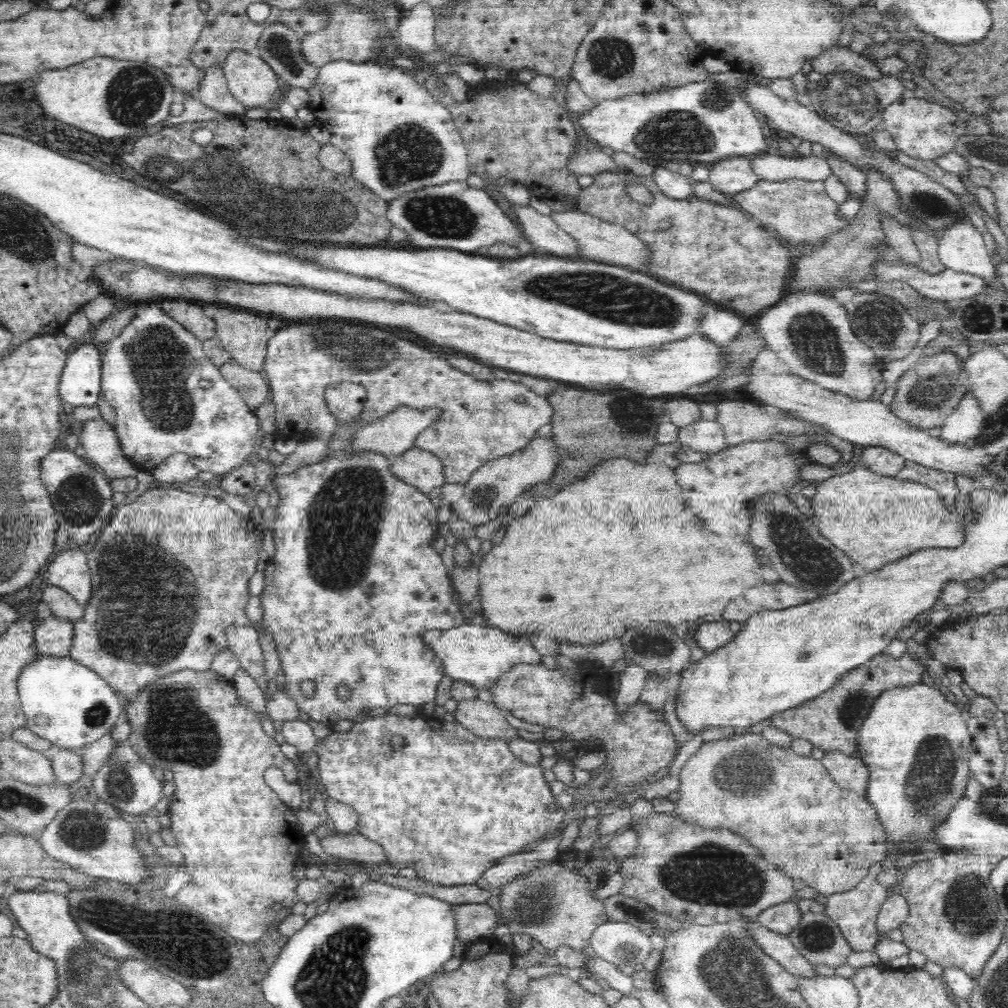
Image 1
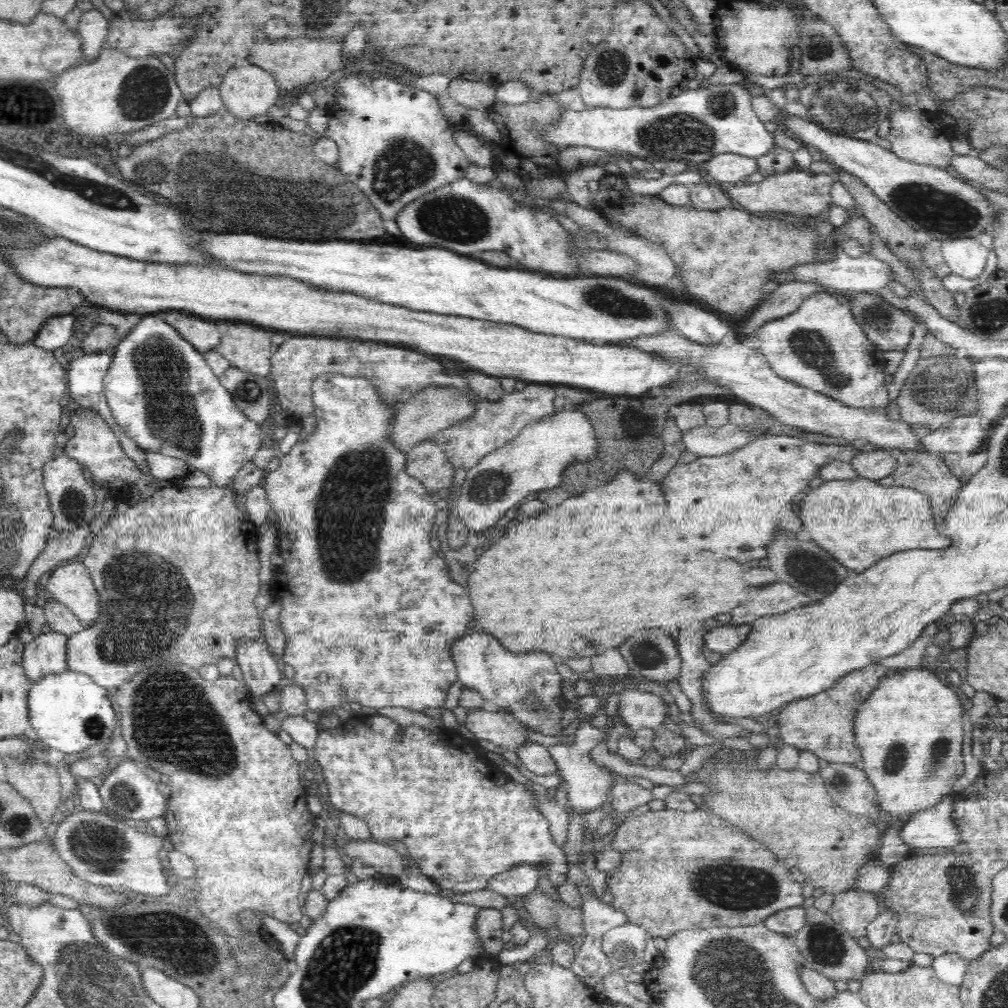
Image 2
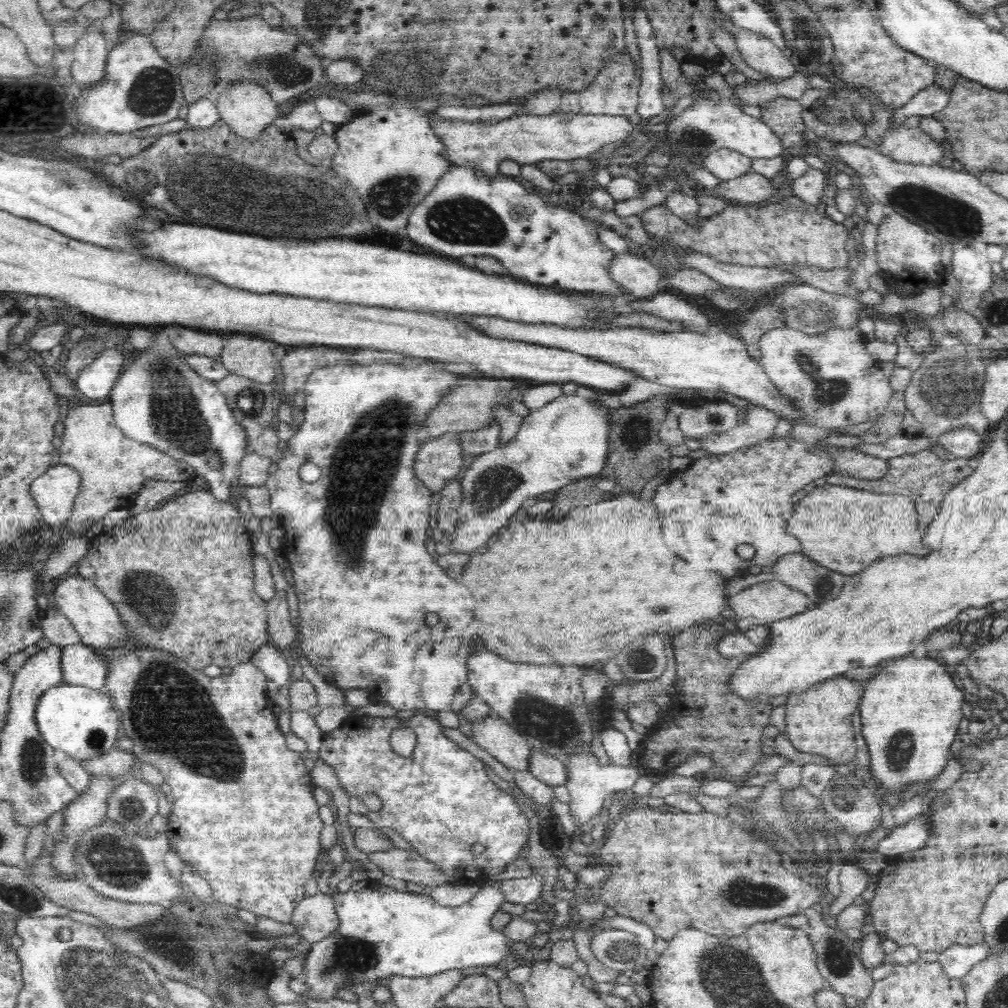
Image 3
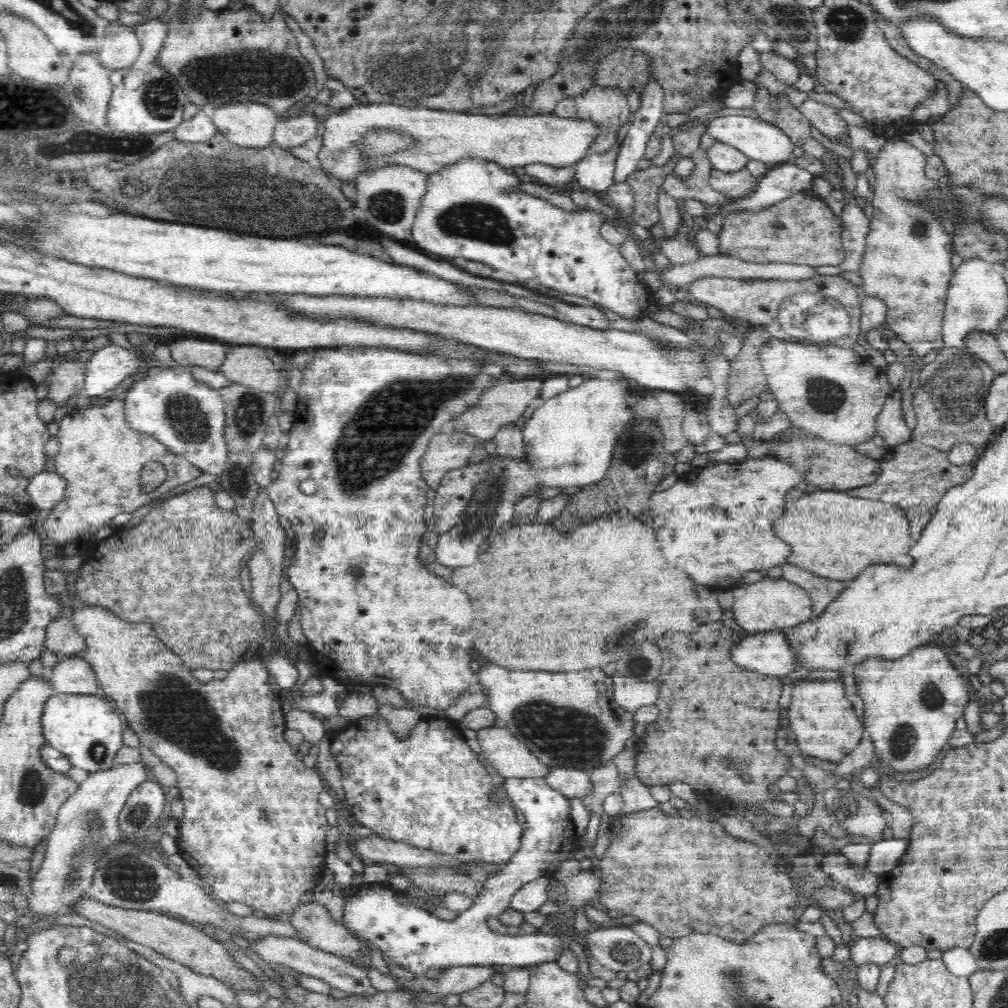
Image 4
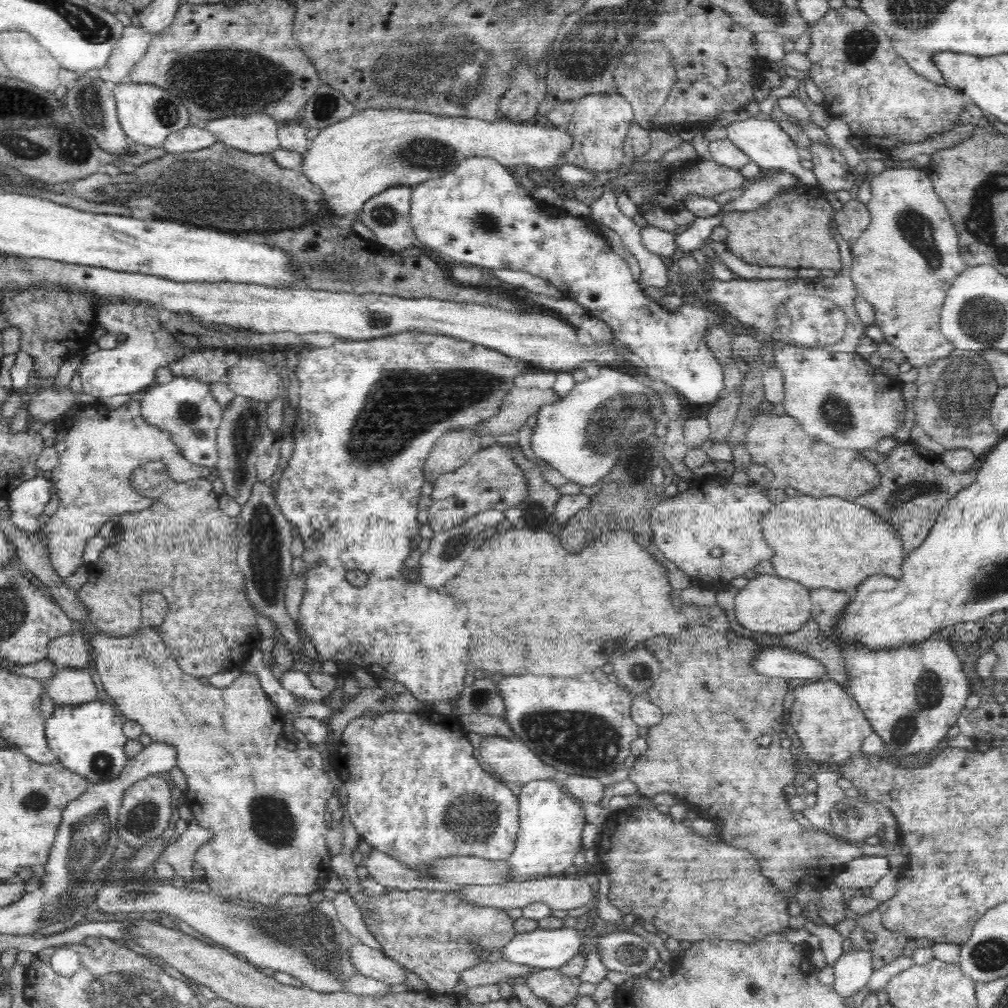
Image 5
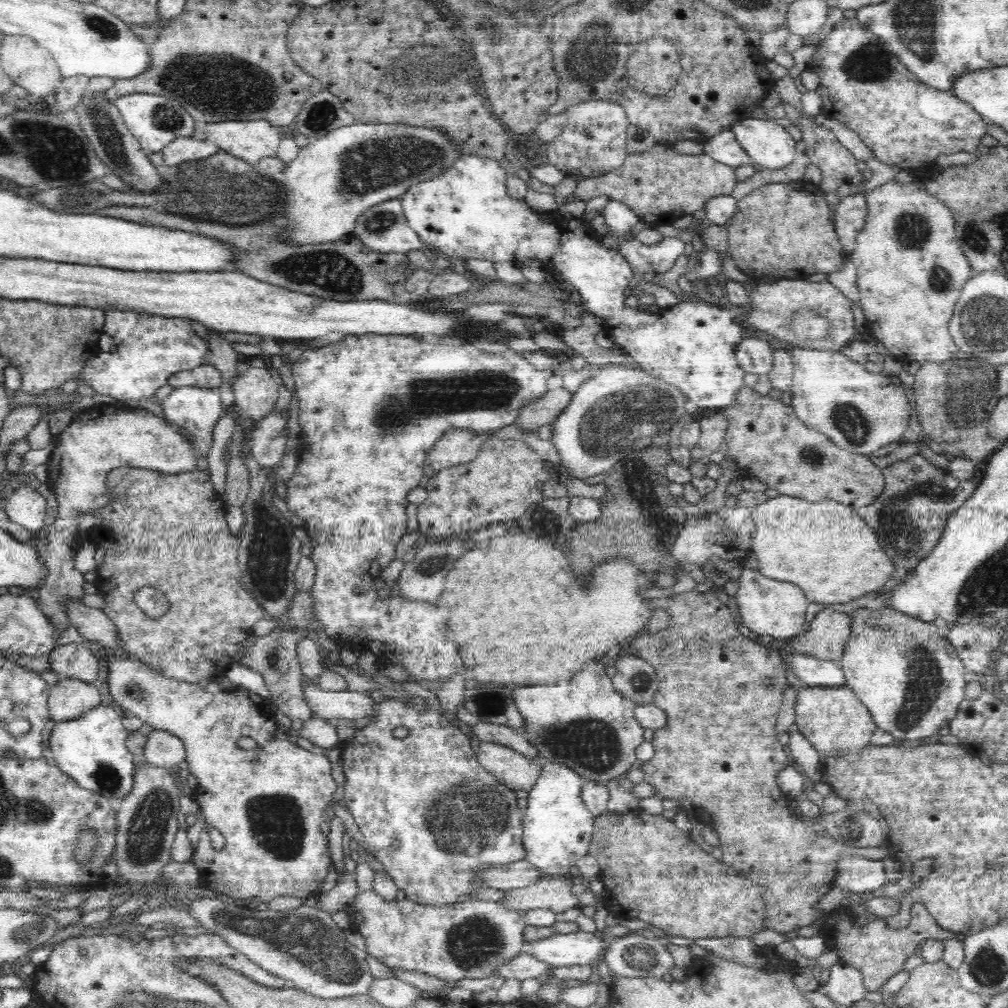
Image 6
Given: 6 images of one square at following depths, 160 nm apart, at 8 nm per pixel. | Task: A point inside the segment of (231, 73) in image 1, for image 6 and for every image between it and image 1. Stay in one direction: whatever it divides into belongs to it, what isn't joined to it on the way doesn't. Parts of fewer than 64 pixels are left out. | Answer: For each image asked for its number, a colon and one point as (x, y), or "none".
2: (248, 92)
3: (247, 107)
4: (248, 124)
5: (256, 134)
6: (250, 140)

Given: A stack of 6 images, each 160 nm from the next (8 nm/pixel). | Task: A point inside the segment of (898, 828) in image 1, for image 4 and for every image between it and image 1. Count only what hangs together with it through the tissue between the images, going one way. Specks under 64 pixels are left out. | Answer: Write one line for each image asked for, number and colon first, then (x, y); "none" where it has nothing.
2: (909, 731)
3: (910, 711)
4: (912, 704)

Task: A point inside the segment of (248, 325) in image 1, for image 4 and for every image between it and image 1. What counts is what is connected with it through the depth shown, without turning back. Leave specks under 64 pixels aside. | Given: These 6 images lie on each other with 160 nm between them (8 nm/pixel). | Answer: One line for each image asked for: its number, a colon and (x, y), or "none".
2: (249, 348)
3: (249, 356)
4: (248, 365)

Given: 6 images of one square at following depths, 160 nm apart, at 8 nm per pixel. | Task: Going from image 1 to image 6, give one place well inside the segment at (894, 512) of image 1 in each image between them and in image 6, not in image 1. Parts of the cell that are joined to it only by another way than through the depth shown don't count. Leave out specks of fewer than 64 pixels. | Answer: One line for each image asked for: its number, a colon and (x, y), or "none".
2: (859, 521)
3: (845, 529)
4: (833, 534)
5: (821, 542)
6: (791, 541)

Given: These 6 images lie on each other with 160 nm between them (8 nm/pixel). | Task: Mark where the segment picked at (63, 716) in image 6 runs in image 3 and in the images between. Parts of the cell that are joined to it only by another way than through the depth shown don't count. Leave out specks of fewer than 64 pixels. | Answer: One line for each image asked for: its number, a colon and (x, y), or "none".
3: (81, 665)
4: (73, 675)
5: (69, 687)

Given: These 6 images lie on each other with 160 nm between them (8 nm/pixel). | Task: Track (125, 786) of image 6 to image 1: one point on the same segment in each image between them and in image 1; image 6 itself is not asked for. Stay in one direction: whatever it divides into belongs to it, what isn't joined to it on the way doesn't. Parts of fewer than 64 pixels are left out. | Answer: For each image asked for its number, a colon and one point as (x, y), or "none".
1: (70, 705)
2: (69, 712)
3: (80, 721)
4: (87, 729)
5: (88, 739)

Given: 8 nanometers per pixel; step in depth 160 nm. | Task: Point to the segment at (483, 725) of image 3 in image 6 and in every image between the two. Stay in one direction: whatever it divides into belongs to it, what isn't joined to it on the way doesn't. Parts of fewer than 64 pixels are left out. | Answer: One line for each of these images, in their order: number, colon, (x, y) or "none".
4: (509, 755)
5: (511, 759)
6: (512, 769)

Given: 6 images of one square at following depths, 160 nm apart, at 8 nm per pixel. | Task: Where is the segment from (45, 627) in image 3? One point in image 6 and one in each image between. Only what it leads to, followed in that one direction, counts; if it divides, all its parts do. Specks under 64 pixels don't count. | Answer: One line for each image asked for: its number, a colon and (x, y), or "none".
4: (62, 639)
5: (66, 652)
6: (72, 661)

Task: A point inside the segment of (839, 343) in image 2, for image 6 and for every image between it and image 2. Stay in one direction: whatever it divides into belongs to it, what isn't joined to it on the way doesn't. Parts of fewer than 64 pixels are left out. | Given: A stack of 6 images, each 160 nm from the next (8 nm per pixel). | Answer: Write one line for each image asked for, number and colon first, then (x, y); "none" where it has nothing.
3: (831, 377)
4: (829, 392)
5: (839, 398)
6: (860, 411)

